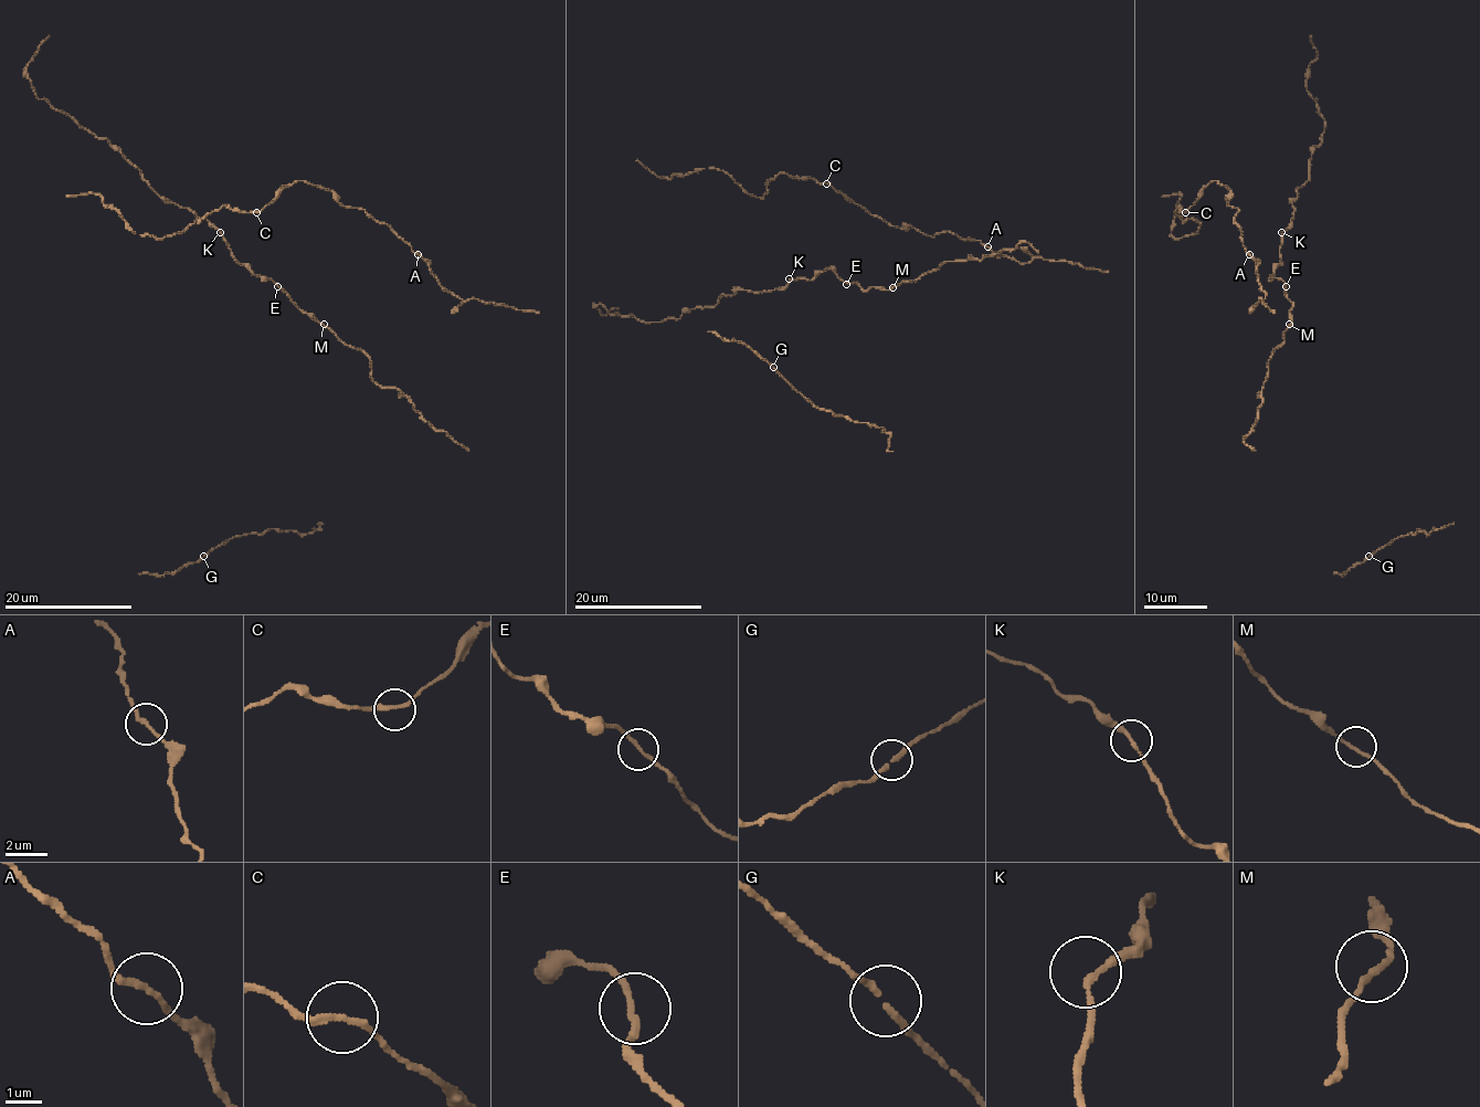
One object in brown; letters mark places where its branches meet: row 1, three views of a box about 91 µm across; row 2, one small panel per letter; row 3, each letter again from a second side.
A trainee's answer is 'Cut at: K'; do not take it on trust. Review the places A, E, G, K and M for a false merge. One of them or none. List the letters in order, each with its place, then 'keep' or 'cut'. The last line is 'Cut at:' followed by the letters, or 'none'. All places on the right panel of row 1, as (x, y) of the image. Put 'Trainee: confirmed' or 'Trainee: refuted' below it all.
A: place (1249, 254); keep
E: place (1286, 286); keep
G: place (1368, 556); keep
K: place (1281, 232); keep
M: place (1289, 324); keep
Cut at: none
Trainee: refuted

